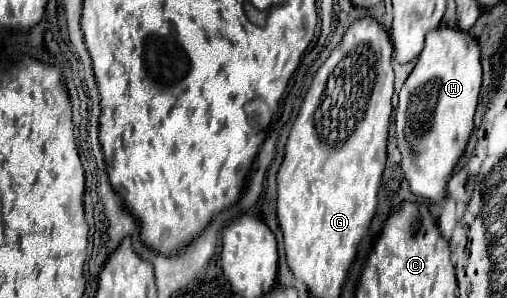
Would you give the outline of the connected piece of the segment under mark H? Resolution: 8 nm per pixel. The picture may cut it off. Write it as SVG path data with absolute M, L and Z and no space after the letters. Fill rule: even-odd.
M439 26L427 34L425 48L399 92L395 114L397 146L401 150L403 174L415 196L429 198L431 202L443 202L447 196L451 172L463 156L473 132L483 82L479 52L479 44L469 32ZM429 110L433 110L431 116Z

